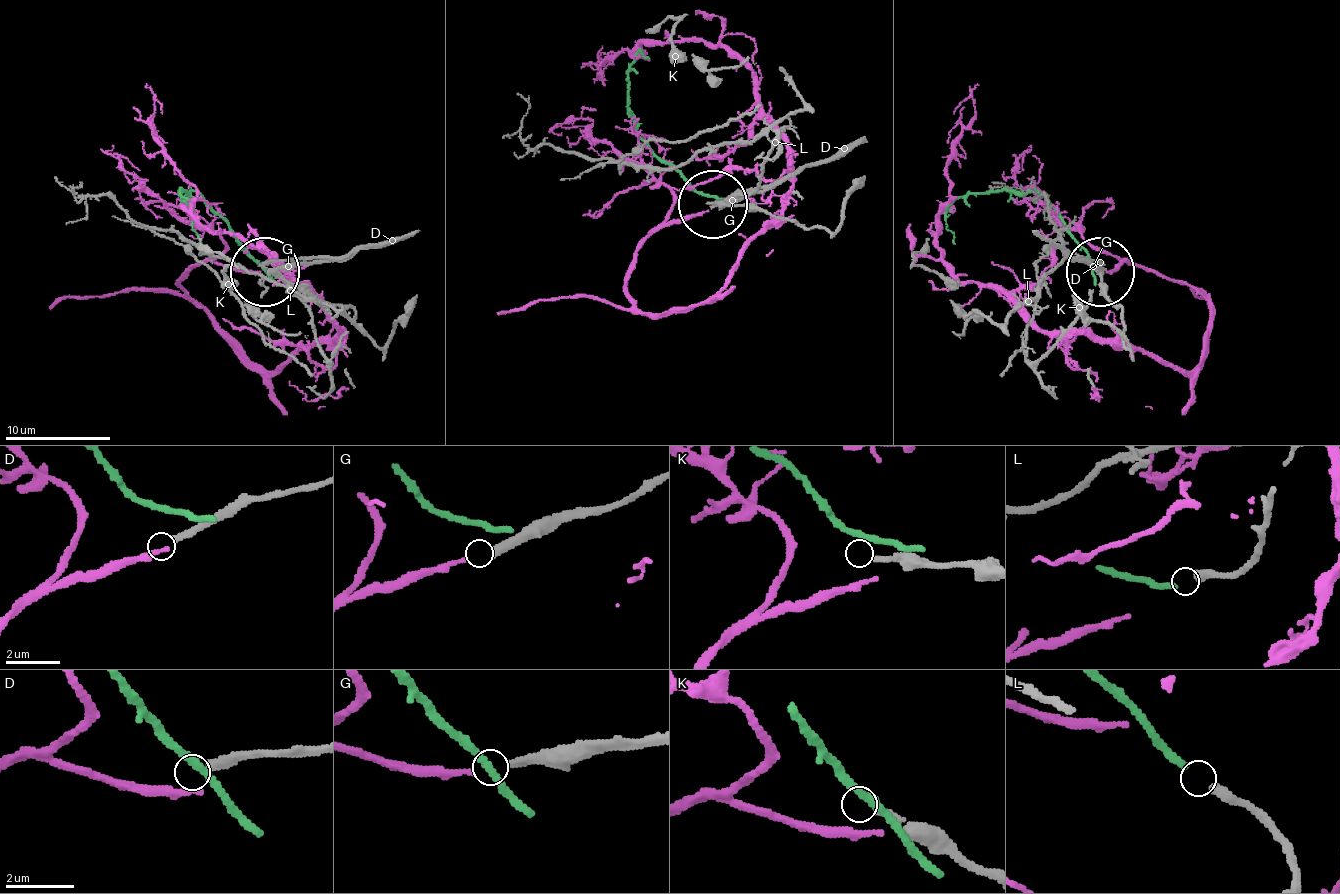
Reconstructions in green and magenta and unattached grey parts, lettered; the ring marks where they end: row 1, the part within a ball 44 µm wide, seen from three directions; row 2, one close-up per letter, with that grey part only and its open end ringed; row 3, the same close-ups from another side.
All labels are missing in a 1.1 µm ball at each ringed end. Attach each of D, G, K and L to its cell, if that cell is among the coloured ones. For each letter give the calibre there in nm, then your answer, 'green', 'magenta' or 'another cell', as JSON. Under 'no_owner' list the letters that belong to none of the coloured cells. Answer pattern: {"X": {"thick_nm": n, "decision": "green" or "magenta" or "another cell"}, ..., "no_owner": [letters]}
{"D": {"thick_nm": 240, "decision": "another cell"}, "G": {"thick_nm": 240, "decision": "magenta"}, "K": {"thick_nm": 190, "decision": "another cell"}, "L": {"thick_nm": 320, "decision": "green"}, "no_owner": ["D", "K"]}

